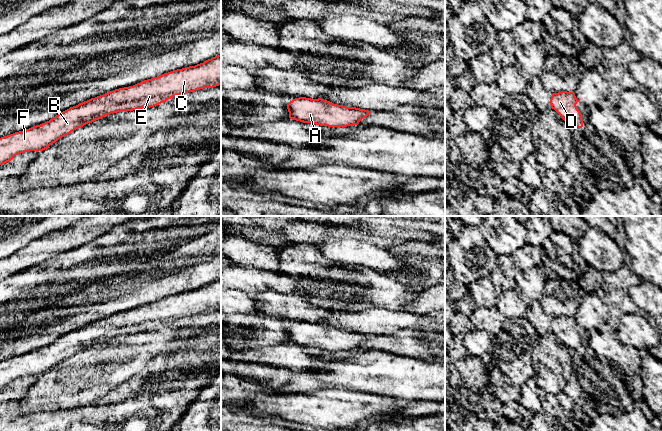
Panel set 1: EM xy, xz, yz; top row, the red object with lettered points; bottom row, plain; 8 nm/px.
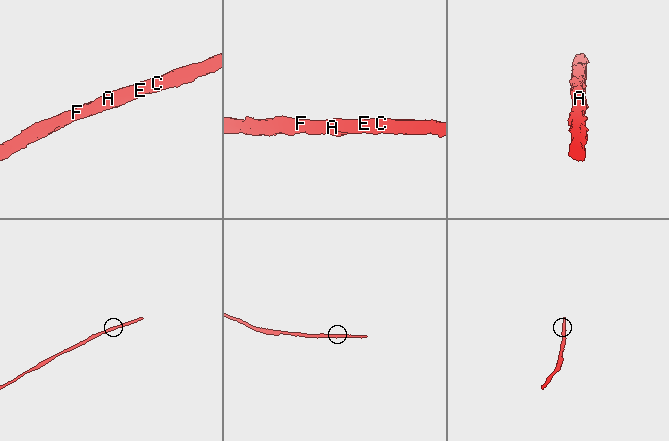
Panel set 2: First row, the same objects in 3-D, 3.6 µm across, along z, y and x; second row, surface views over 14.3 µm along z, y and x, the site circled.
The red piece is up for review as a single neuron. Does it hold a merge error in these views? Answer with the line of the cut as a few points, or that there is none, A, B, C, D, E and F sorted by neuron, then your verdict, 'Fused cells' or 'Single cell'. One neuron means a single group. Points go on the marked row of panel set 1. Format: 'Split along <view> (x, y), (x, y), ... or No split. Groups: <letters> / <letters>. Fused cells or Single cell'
No split. Groups: A B C D E F. Single cell

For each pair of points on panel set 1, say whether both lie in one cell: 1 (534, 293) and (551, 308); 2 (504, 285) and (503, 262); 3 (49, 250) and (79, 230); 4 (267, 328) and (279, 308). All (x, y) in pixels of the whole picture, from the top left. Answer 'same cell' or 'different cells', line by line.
1: different cells
2: same cell
3: same cell
4: different cells

